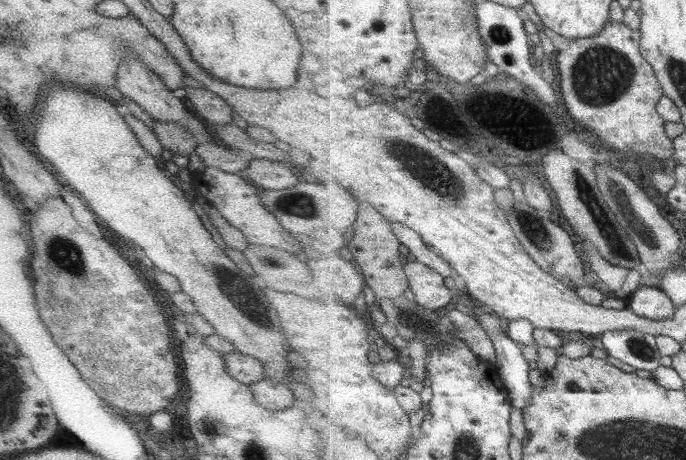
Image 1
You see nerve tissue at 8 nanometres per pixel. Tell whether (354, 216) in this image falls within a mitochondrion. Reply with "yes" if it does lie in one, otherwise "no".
no

